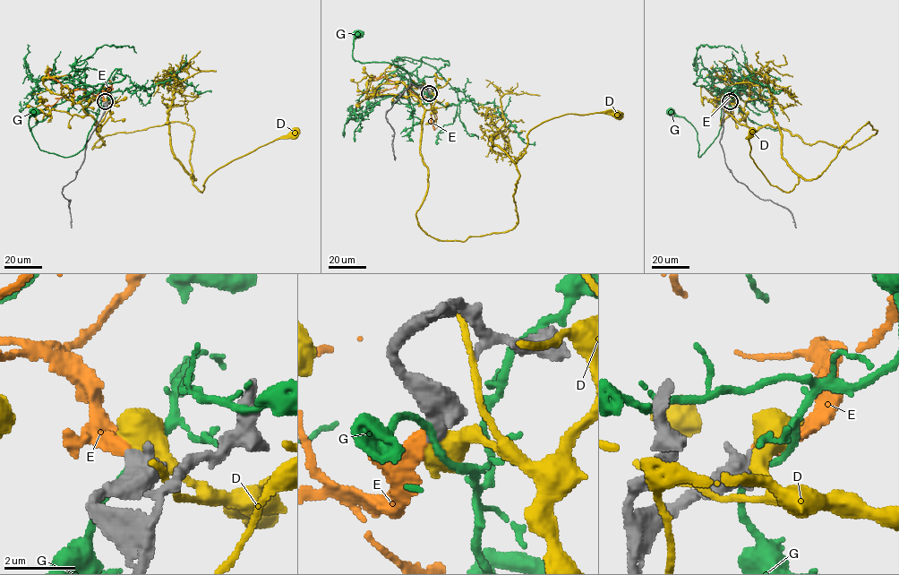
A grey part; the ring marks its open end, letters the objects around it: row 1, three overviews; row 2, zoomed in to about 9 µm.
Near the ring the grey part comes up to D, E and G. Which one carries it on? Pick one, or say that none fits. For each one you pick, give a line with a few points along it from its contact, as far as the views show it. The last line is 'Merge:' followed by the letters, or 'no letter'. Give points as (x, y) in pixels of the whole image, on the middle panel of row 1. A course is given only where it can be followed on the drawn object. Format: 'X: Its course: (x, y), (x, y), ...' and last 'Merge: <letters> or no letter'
E: Its course: (429, 93), (418, 97), (404, 83), (382, 76), (372, 81), (374, 75)
Merge: E

